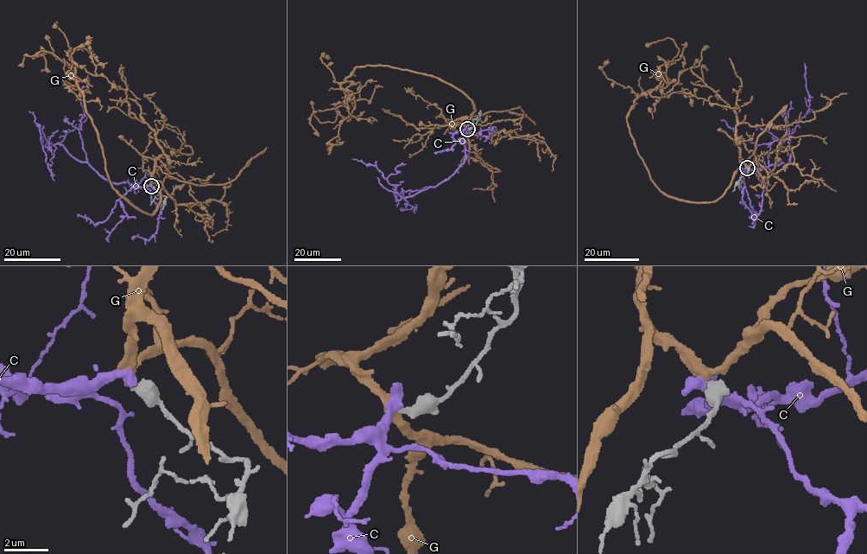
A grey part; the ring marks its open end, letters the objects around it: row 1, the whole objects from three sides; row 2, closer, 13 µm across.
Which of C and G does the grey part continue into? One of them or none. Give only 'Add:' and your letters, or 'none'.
Add: G

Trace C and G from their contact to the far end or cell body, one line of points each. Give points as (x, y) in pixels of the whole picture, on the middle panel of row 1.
C: (467, 129), (462, 143), (465, 159), (461, 165), (435, 186), (405, 198), (416, 208), (401, 210), (401, 207)
G: (467, 129), (475, 108), (453, 86), (367, 66), (340, 85), (355, 105), (329, 142), (337, 140)

